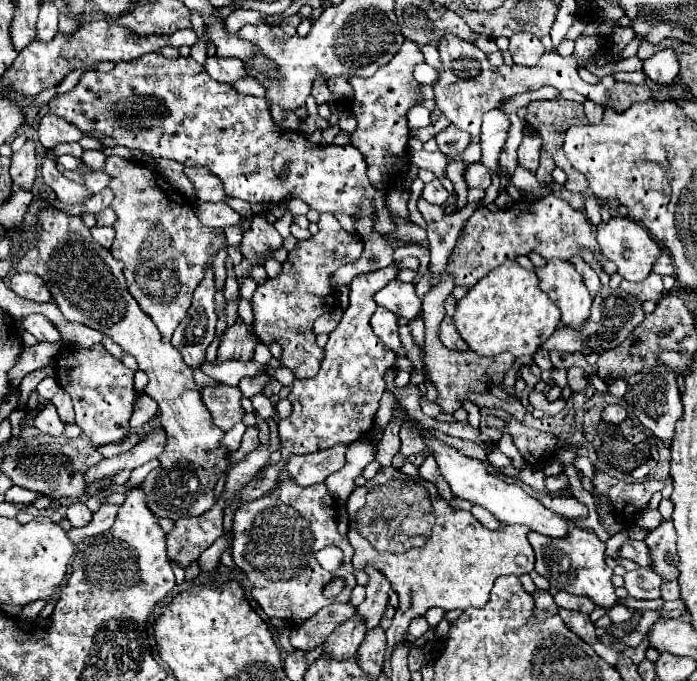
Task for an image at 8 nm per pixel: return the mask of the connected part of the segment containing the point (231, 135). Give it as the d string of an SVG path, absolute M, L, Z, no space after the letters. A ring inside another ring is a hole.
M156 53L138 57L138 61L122 61L112 71L84 71L78 85L64 95L56 95L48 103L48 113L60 115L68 123L76 125L82 133L100 139L106 147L124 145L140 149L152 157L174 159L184 167L206 167L222 179L224 191L230 197L244 199L248 203L278 203L292 193L318 213L348 213L354 215L362 197L378 197L370 189L366 177L366 161L358 149L350 145L310 145L304 133L280 131L270 115L268 103L260 97L248 97L238 93L232 85L214 81L206 69L198 67L190 59L164 59ZM288 165L288 175L280 181L282 169Z

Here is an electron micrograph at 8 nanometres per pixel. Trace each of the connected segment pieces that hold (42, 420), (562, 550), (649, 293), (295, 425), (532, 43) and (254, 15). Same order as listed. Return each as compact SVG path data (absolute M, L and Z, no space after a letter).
M46 403L40 409L40 413L34 417L34 427L46 435L52 435L52 437L64 433L64 423L60 421L56 407L52 403Z
M570 525L570 537L564 539L552 539L552 537L542 537L536 535L534 531L528 535L530 545L534 547L536 553L536 567L534 571L542 577L548 579L550 587L558 591L568 591L574 595L584 595L592 599L596 607L602 607L610 611L616 603L618 597L614 593L612 585L612 569L604 563L604 543L592 533Z
M650 273L648 279L640 281L640 283L628 283L622 281L620 285L622 289L626 289L630 295L638 297L640 301L658 301L664 295L664 287L662 287L662 277L656 273Z
M394 261L384 269L354 277L350 285L350 305L344 311L340 325L330 333L330 341L324 347L326 357L318 375L312 379L296 379L292 393L288 395L292 413L288 419L278 423L282 437L280 453L284 463L292 455L308 455L334 447L336 443L356 441L370 431L380 397L386 391L384 375L396 359L396 355L386 345L382 345L382 341L378 341L370 327L370 317L378 307L374 293L396 279L398 271L400 263Z
M516 33L509 39L508 50L512 53L514 63L522 63L522 65L536 65L538 59L544 55L544 45L538 37L530 35L530 33Z
M234 9L228 19L226 19L226 29L228 33L238 33L242 25L246 23L252 23L252 25L260 25L260 23L268 23L268 25L280 25L282 21L282 15L264 15L260 11L244 11L244 9Z

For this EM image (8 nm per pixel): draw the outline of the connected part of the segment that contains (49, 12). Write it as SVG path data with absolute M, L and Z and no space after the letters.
M42 3L40 5L40 17L38 17L38 35L36 41L48 43L58 33L58 7L54 3Z

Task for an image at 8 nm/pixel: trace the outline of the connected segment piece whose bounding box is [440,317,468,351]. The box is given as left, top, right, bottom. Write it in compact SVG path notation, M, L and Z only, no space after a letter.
M446 317L444 321L442 321L442 327L440 327L440 341L448 347L448 349L452 349L452 351L464 351L464 349L468 349L468 345L464 343L464 339L458 335L458 331L456 331L456 327L454 327L454 321L450 319L450 317Z

